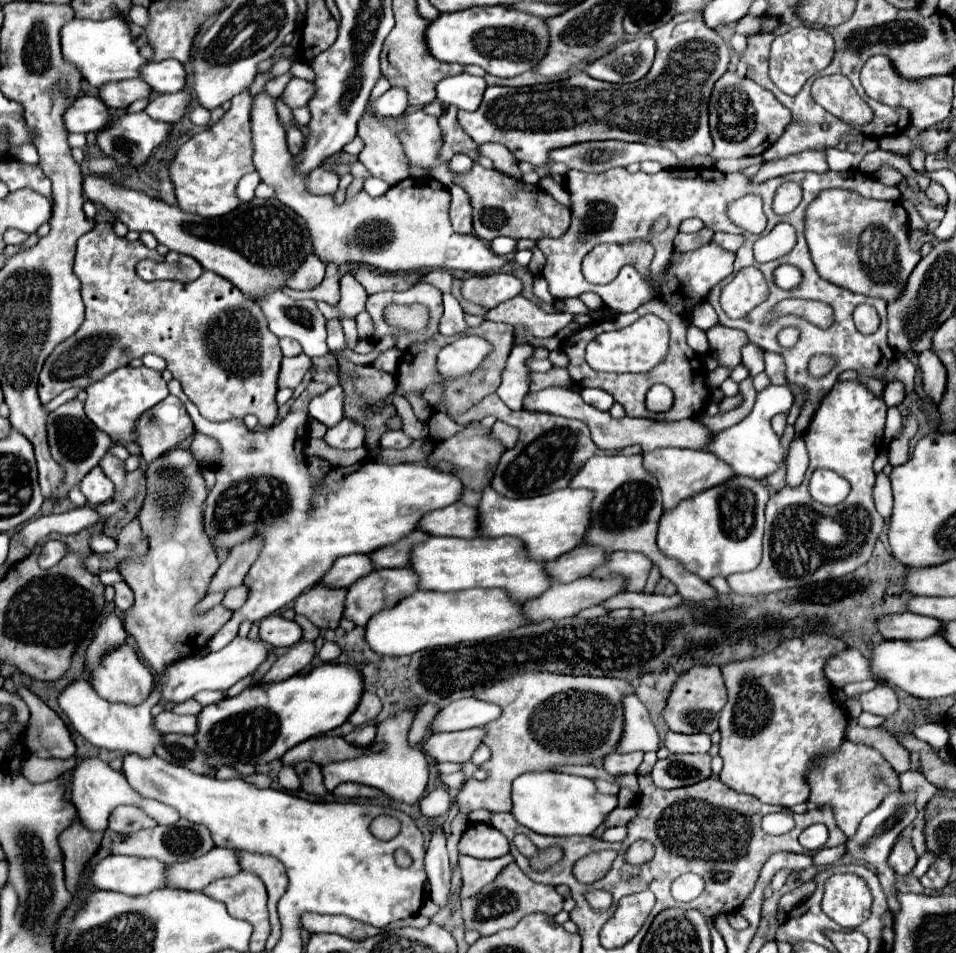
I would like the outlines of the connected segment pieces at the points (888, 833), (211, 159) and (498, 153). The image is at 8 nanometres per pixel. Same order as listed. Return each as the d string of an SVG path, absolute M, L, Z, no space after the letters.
M893 792L891 796L887 796L887 800L883 800L883 804L879 804L879 808L875 808L867 818L863 818L857 832L851 838L847 838L847 842L845 842L847 854L853 860L863 860L863 862L869 862L869 864L875 866L875 872L879 874L881 886L883 886L883 890L887 894L887 902L889 902L891 912L895 910L895 896L891 896L891 892L897 892L897 890L893 886L895 884L895 872L887 864L887 856L889 856L897 836L913 822L915 816L917 816L917 808L913 804L913 798L903 794L903 792Z
M243 90L231 100L231 108L211 128L189 138L175 154L169 174L175 188L179 208L183 212L199 214L203 218L219 218L239 206L235 186L241 176L255 170L253 140L251 140L251 108L253 94Z
M481 144L481 154L491 158L495 168L505 172L505 174L517 179L522 179L522 173L518 167L518 161L515 160L515 156L511 154L509 148L505 148L503 144Z

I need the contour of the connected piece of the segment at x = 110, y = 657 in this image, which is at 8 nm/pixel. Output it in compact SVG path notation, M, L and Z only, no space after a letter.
M123 642L111 648L109 652L105 652L99 658L99 662L91 666L91 672L89 672L89 682L101 698L111 702L125 702L125 704L141 704L143 700L147 700L147 696L151 694L151 680L153 680L153 674L139 660L137 650L129 642Z

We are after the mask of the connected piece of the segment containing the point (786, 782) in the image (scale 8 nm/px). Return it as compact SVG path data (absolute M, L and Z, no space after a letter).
M809 632L799 638L783 640L775 650L767 654L721 666L721 674L729 694L729 700L719 718L719 756L723 758L723 770L719 778L723 784L733 788L735 792L751 794L765 804L791 808L799 802L807 802L809 786L805 782L805 776L811 770L813 756L835 750L845 738L847 714L831 698L831 684L823 674L825 660L831 658L831 654L841 652L843 648L845 644L829 634Z

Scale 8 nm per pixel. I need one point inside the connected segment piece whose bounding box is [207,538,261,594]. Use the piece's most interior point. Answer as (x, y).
(234, 568)

